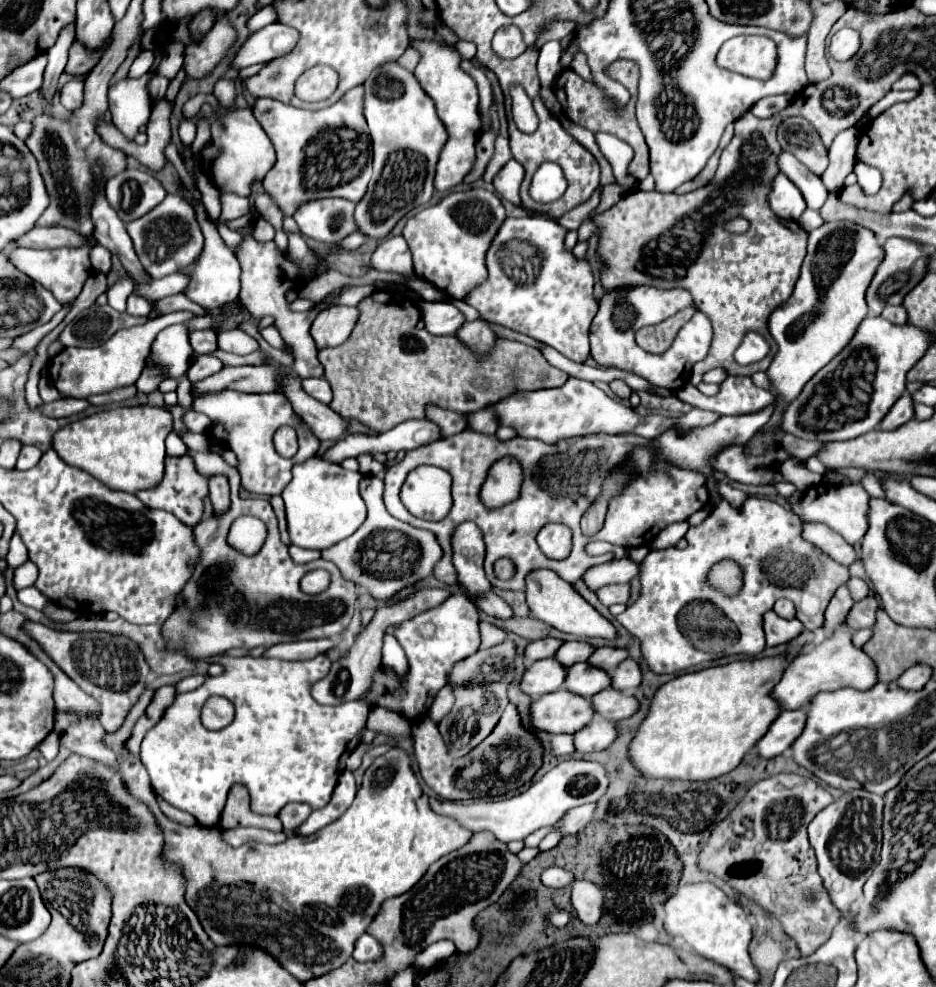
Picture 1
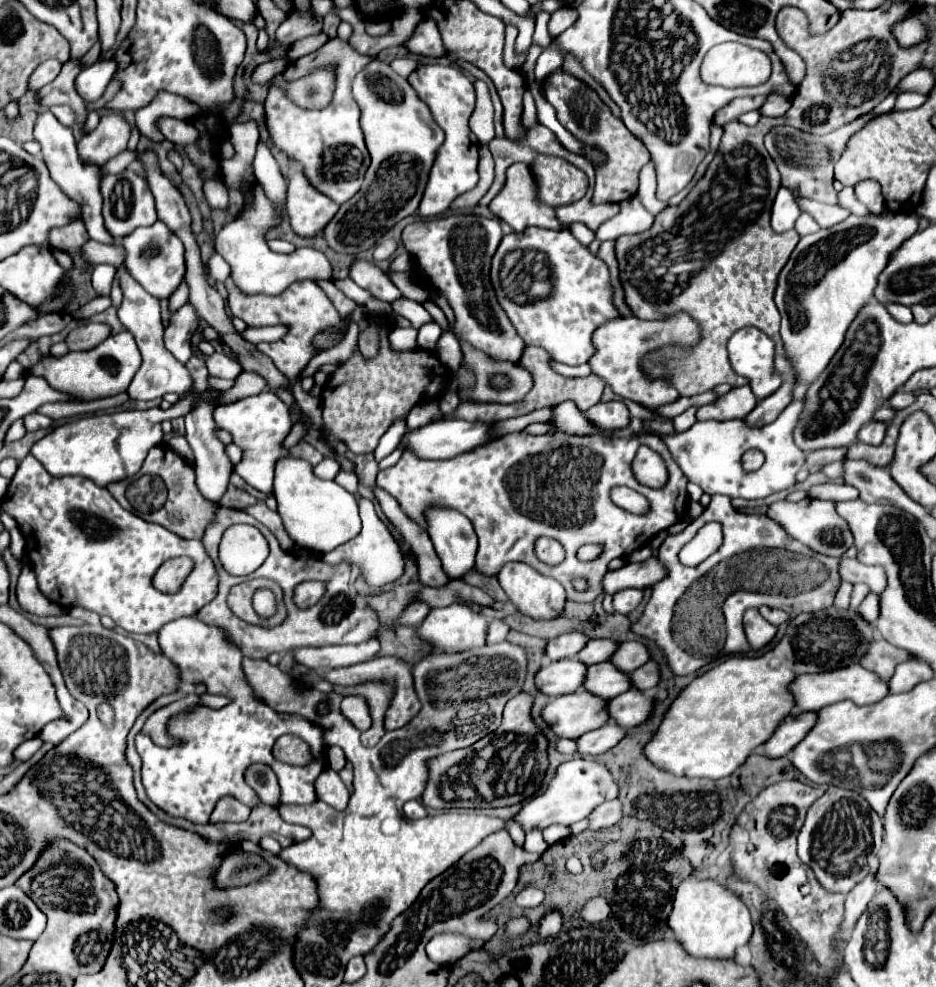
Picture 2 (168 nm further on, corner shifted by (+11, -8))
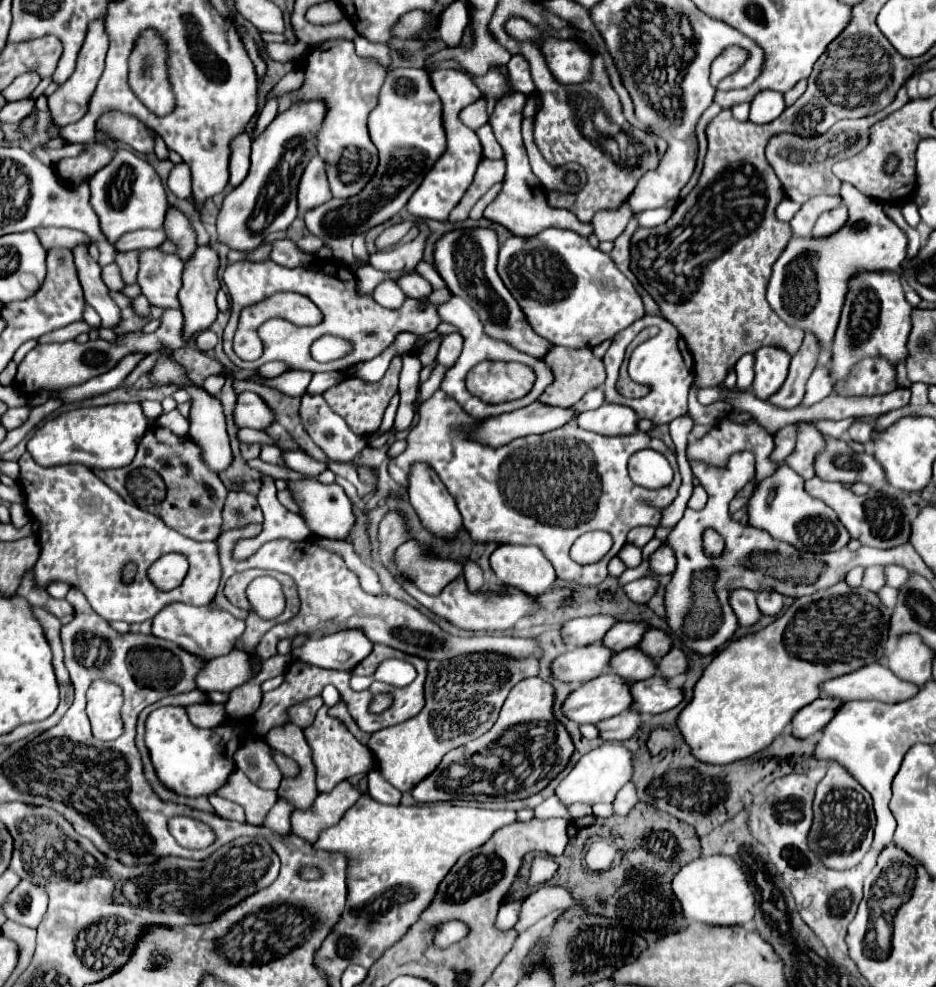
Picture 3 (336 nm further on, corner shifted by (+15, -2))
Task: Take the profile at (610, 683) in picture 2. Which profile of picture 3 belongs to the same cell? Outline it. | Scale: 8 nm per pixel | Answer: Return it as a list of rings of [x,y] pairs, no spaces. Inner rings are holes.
[[[631,647],[615,653],[613,661],[609,663],[609,669],[613,671],[613,675],[625,677],[625,681],[635,683],[655,675],[655,661],[647,657],[641,649]]]

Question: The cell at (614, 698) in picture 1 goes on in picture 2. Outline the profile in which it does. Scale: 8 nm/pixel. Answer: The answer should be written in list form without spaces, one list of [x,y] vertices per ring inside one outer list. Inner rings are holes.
[[[635,687],[609,701],[611,721],[627,729],[645,723],[651,717],[653,709],[655,709],[655,699]]]

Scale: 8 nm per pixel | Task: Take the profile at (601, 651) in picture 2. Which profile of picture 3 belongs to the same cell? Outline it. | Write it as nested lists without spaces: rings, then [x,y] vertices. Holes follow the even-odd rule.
[[[617,623],[617,625],[613,625],[613,629],[609,629],[609,633],[603,637],[603,645],[613,647],[615,651],[635,647],[635,645],[641,641],[645,629],[647,629],[645,623]]]

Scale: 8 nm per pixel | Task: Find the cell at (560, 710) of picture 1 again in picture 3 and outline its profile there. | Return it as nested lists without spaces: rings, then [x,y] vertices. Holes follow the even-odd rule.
[[[603,673],[569,693],[561,711],[567,719],[583,725],[597,723],[629,709],[629,683],[613,673]]]

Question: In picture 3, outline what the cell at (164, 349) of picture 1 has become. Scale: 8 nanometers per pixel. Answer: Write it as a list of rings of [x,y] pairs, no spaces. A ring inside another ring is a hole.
[[[199,247],[189,263],[185,263],[183,271],[183,287],[179,291],[179,303],[181,303],[181,313],[185,317],[185,329],[181,331],[181,337],[185,337],[185,343],[191,339],[191,335],[205,331],[211,327],[211,323],[217,319],[217,305],[215,305],[215,295],[219,291],[219,281],[217,281],[217,269],[219,269],[219,259],[217,253],[211,247]]]

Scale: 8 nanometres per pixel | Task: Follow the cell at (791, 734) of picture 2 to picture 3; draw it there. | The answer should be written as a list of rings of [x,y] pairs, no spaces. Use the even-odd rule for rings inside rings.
[[[819,697],[817,701],[805,705],[805,709],[799,709],[791,721],[791,735],[797,739],[815,735],[829,723],[837,707],[841,707],[841,701],[829,697]]]

